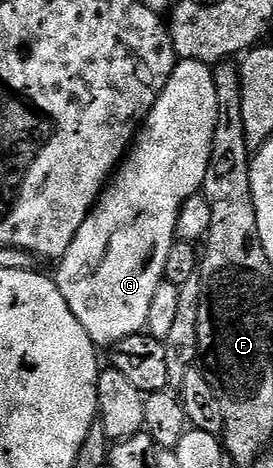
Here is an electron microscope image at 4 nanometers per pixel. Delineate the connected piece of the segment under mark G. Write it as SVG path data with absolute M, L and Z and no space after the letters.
M181 60L174 67L162 95L144 120L125 158L100 195L88 218L78 227L74 243L59 258L60 270L54 273L56 286L62 291L74 319L82 323L86 335L97 346L110 347L114 342L144 333L150 303L164 281L166 255L177 240L176 220L182 203L203 190L206 167L212 158L212 140L216 130L218 95L212 78L213 70L200 61Z

